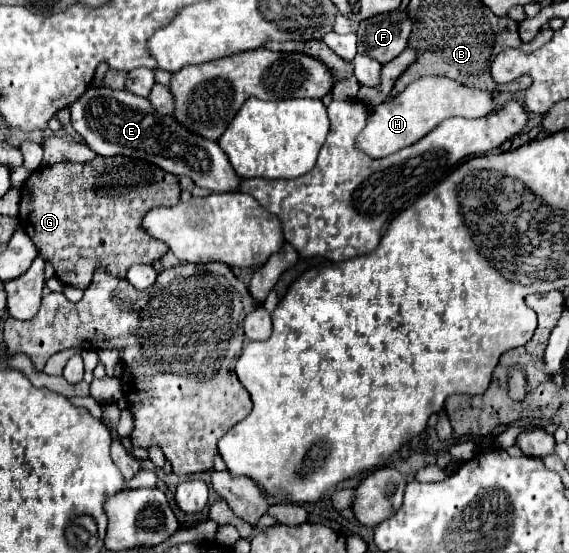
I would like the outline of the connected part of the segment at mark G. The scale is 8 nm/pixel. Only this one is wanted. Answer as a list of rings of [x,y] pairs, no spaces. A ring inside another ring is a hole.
[[[97,156],[95,160],[89,160],[85,164],[73,164],[73,162],[59,162],[59,164],[53,164],[53,166],[45,166],[45,168],[39,168],[35,170],[27,182],[23,184],[21,188],[21,202],[19,202],[19,226],[29,234],[29,238],[33,240],[33,244],[39,248],[39,254],[53,264],[55,268],[55,276],[63,282],[63,284],[69,284],[69,286],[75,286],[75,288],[81,288],[85,290],[89,284],[91,284],[91,278],[93,278],[93,272],[97,268],[97,262],[101,262],[107,272],[111,276],[117,276],[117,278],[125,278],[127,270],[133,266],[133,264],[151,264],[153,260],[159,260],[163,258],[163,254],[169,250],[163,242],[151,238],[147,232],[141,230],[141,218],[145,216],[145,212],[149,212],[151,208],[157,208],[157,206],[175,206],[179,202],[179,194],[181,194],[181,188],[177,184],[177,176],[161,170],[159,166],[151,164],[151,162],[143,162],[143,160],[135,160],[135,158],[127,158],[127,156],[111,156],[111,158],[105,158],[105,156]],[[69,178],[75,178],[75,182],[69,182]]]

